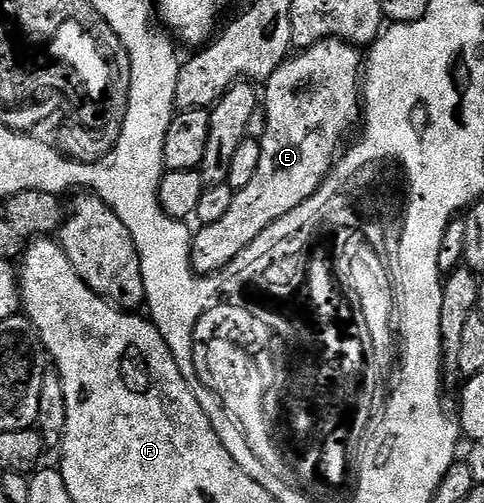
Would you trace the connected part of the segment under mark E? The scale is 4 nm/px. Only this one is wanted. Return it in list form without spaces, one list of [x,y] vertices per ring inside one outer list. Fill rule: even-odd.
[[[331,39],[329,41],[318,41],[309,49],[304,49],[295,52],[293,55],[287,57],[286,61],[278,68],[276,72],[270,76],[264,83],[264,113],[266,109],[266,130],[260,134],[260,140],[262,143],[262,150],[260,151],[260,167],[256,167],[256,175],[252,178],[252,183],[248,183],[248,187],[237,190],[232,199],[232,207],[228,207],[228,212],[224,214],[217,223],[211,225],[201,226],[193,234],[190,242],[190,261],[194,265],[194,272],[198,275],[207,275],[211,273],[220,272],[222,269],[227,268],[233,263],[233,260],[240,254],[240,251],[244,251],[246,247],[266,227],[271,227],[272,223],[275,223],[282,216],[287,215],[293,208],[298,207],[306,199],[312,196],[321,187],[323,181],[330,176],[331,170],[334,167],[336,158],[339,156],[340,150],[343,148],[342,136],[360,121],[360,70],[364,65],[364,57],[362,57],[357,48],[351,45],[348,41],[339,41],[337,39]]]

